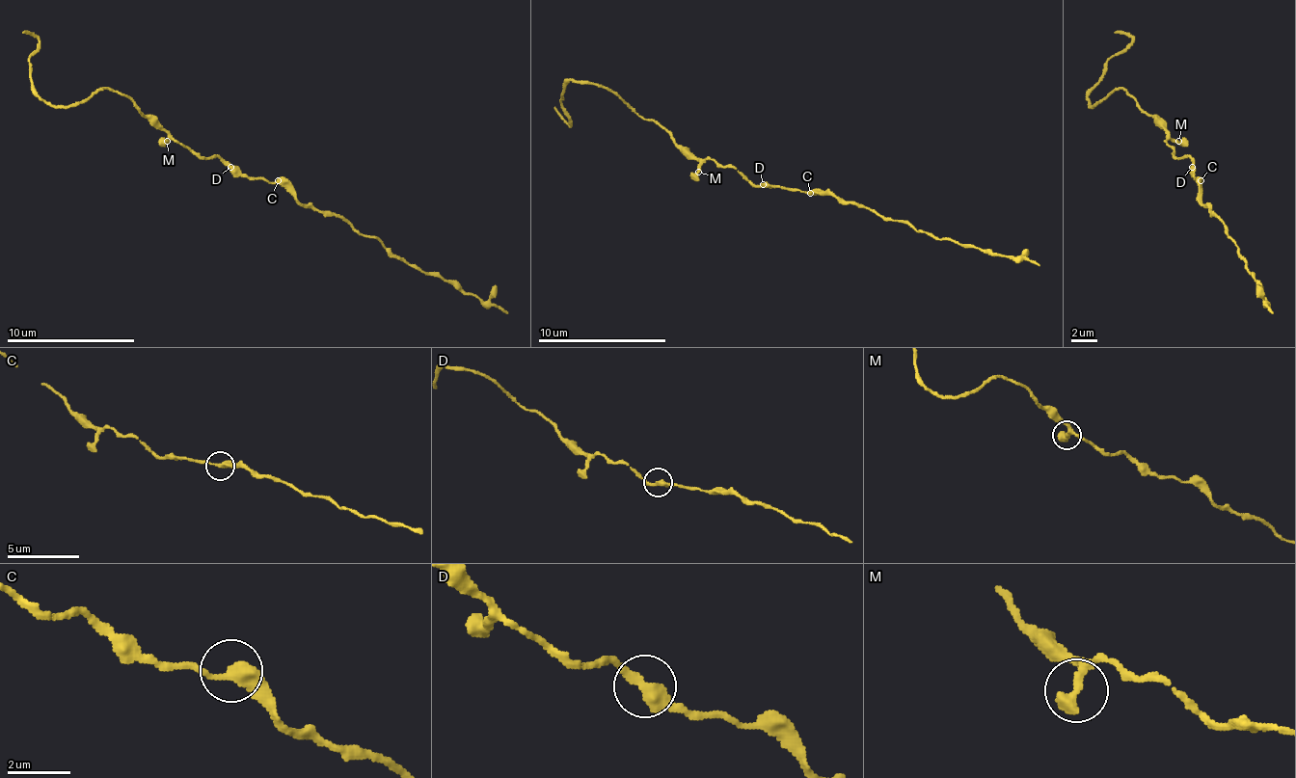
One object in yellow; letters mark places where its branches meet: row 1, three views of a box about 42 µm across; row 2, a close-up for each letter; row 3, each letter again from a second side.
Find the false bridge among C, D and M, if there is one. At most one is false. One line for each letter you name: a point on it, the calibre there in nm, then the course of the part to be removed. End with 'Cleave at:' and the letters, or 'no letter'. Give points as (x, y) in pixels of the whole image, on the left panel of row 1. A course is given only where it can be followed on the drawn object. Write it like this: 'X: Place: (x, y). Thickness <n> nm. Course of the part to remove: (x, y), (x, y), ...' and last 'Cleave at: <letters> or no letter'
C: Place: (278, 180). Thickness 360 nm. Course of the part to remove: (279, 179), (298, 201), (331, 211), (385, 244), (408, 263), (452, 279), (466, 292), (491, 302), (507, 314)
Cleave at: C

